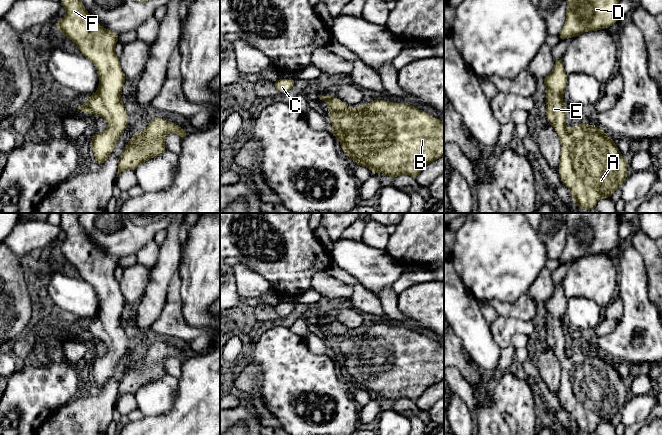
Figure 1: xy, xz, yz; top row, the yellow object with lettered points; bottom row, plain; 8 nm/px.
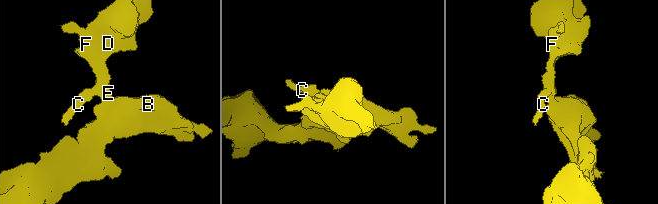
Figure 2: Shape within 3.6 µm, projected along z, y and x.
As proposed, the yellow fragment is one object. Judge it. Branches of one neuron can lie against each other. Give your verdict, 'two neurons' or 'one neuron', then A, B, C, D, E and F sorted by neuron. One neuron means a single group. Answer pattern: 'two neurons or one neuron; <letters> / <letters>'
one neuron; A B C D E F

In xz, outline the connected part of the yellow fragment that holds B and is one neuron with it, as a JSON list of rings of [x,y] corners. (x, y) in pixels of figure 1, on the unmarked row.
[[[318,319],[318,321],[328,329],[328,337],[332,345],[331,354],[336,363],[340,365],[345,379],[358,389],[369,392],[374,399],[382,396],[392,402],[401,398],[408,398],[416,402],[429,387],[444,380],[444,346],[409,327],[391,327],[379,323],[367,329],[351,332],[332,319]]]

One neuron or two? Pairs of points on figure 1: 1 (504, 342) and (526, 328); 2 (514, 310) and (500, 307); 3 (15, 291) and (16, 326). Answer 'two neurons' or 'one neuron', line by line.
1: one neuron
2: one neuron
3: one neuron

